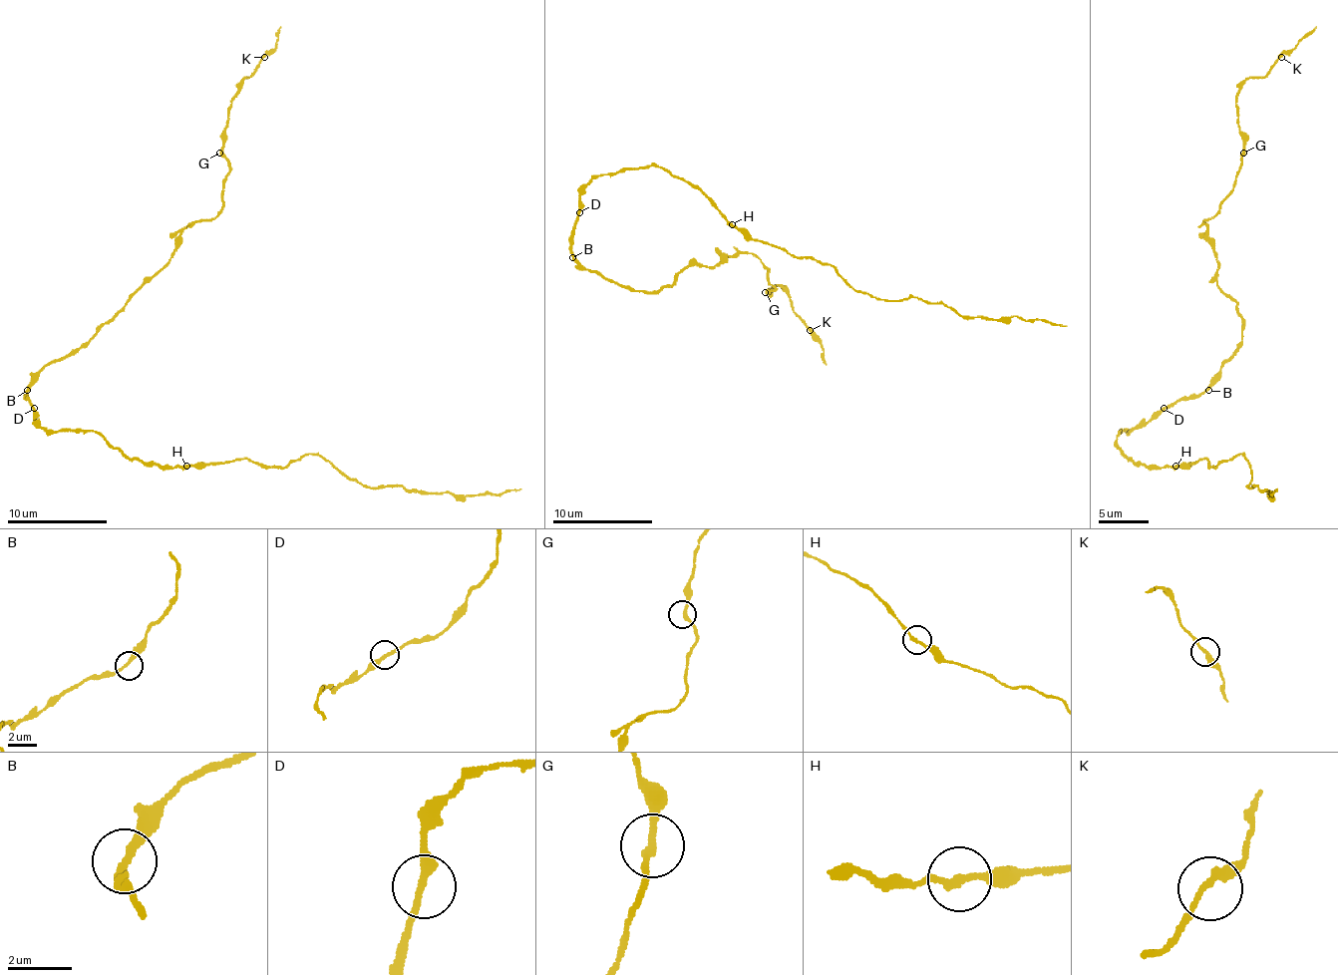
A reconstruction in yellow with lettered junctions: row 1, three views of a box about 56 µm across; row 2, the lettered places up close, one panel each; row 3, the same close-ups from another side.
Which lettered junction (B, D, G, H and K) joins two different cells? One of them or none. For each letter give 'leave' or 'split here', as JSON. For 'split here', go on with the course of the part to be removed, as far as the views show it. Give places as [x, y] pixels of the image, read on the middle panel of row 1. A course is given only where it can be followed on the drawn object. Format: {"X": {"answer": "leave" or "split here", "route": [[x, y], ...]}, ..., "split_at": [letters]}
{"B": {"answer": "leave"}, "D": {"answer": "leave"}, "G": {"answer": "leave"}, "H": {"answer": "leave"}, "K": {"answer": "leave"}, "split_at": []}

